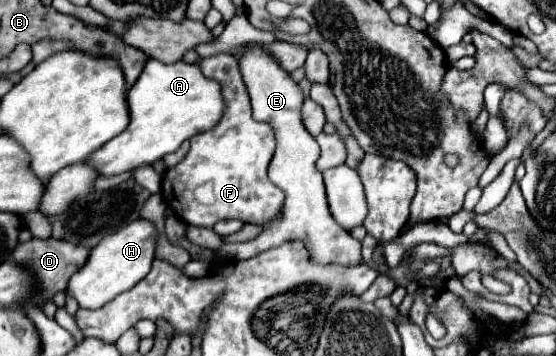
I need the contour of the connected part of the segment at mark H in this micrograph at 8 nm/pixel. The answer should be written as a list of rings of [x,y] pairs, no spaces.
[[[136,219],[130,225],[118,229],[110,237],[104,237],[92,251],[86,263],[70,277],[66,293],[72,295],[82,309],[100,309],[116,295],[134,287],[140,279],[144,279],[154,261],[156,247],[156,229],[150,221]]]

